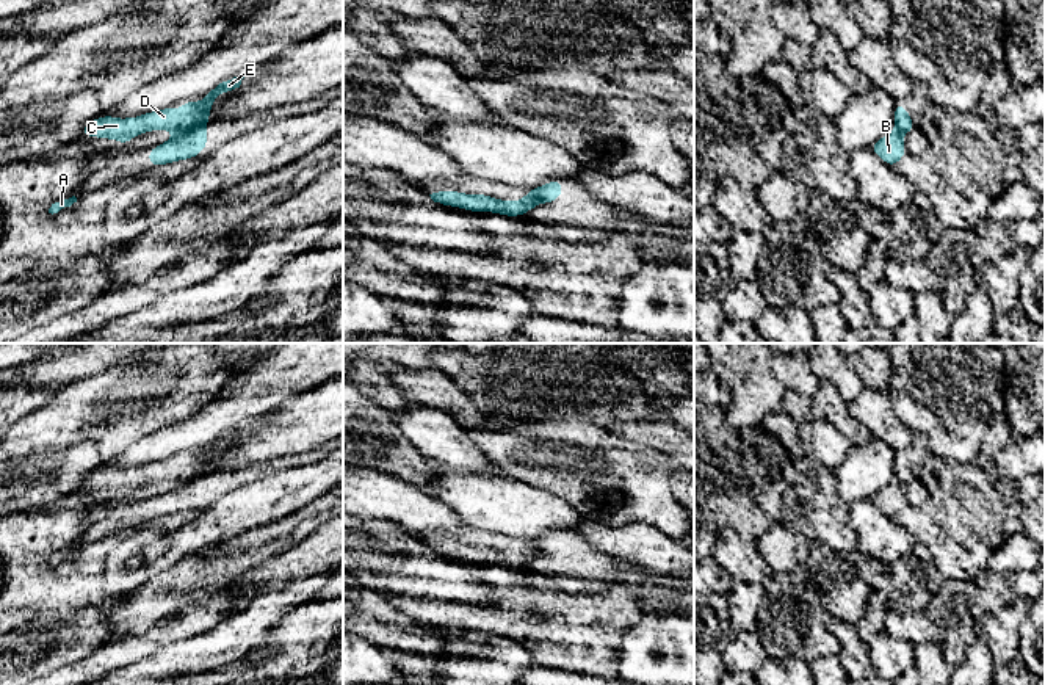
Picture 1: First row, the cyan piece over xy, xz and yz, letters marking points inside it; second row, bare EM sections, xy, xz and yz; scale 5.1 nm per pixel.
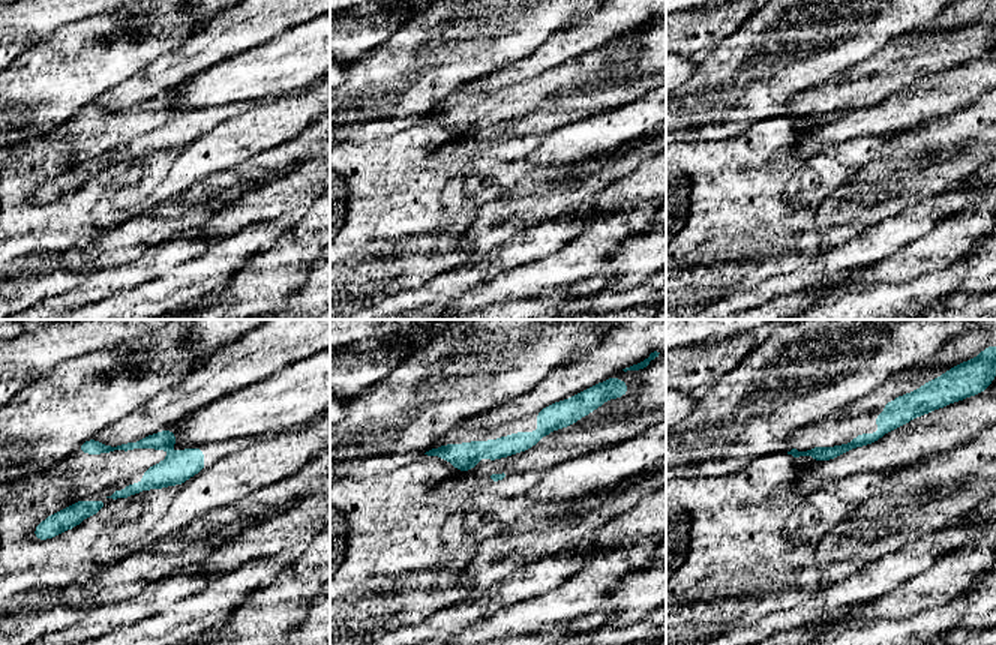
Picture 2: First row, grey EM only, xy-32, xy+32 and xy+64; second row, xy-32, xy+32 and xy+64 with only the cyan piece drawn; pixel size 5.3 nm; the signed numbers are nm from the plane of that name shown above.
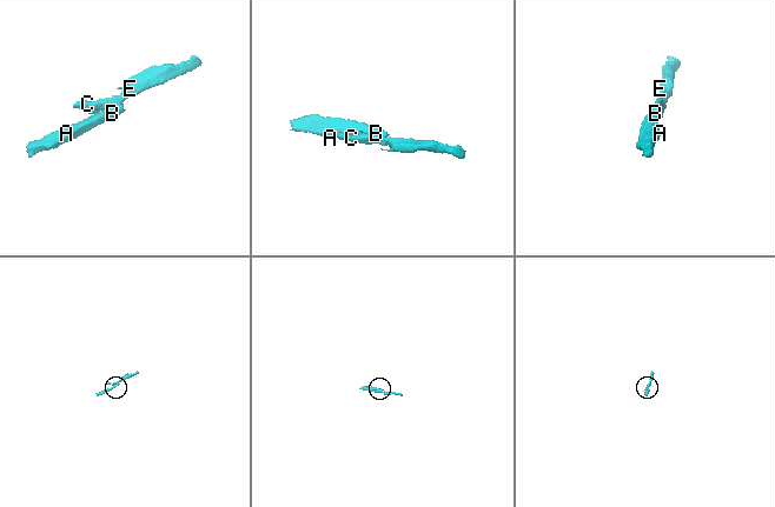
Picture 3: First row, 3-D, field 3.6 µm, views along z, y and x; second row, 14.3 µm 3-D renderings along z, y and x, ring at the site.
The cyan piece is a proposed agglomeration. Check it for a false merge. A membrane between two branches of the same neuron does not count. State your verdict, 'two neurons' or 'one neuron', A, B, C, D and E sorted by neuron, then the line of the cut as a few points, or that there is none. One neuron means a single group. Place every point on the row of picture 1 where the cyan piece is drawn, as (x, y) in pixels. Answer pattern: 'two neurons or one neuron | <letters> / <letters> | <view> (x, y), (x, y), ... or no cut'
two neurons | A B / C D E | xy (202, 123), (176, 137)

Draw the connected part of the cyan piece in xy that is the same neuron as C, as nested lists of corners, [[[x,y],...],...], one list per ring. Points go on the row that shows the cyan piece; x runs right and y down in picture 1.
[[[252,69],[230,80],[218,83],[212,91],[204,96],[202,102],[183,102],[179,110],[163,108],[150,111],[136,118],[118,119],[114,116],[102,116],[89,121],[81,130],[81,135],[118,140],[121,144],[127,144],[133,136],[150,130],[171,130],[175,136],[202,125],[210,121],[210,108],[213,100],[221,92],[230,92],[240,88],[241,80],[251,75]]]

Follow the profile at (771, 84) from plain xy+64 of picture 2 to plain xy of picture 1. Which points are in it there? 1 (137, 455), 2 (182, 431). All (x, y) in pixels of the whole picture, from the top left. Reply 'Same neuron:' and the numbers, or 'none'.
Same neuron: none

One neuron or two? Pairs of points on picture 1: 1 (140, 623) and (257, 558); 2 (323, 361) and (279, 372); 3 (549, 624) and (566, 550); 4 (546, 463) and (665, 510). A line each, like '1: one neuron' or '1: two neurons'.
1: one neuron
2: one neuron
3: two neurons
4: one neuron

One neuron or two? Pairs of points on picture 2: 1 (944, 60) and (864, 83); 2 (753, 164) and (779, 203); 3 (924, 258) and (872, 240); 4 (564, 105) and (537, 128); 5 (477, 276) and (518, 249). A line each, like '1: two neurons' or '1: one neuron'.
1: one neuron
2: two neurons
3: two neurons
4: one neuron
5: one neuron

